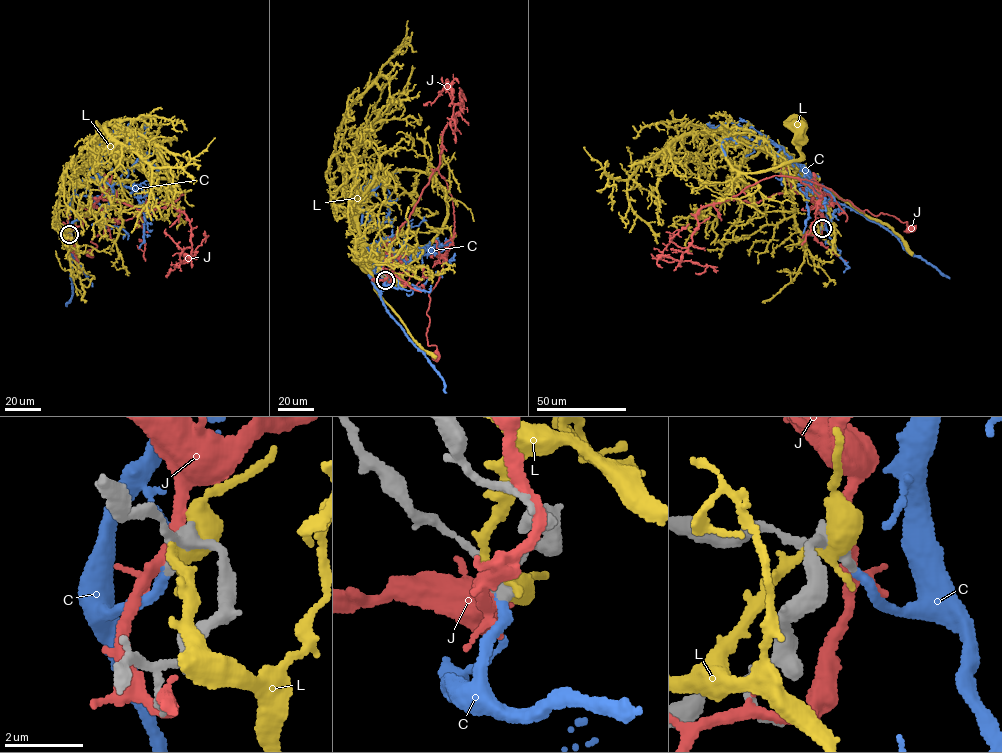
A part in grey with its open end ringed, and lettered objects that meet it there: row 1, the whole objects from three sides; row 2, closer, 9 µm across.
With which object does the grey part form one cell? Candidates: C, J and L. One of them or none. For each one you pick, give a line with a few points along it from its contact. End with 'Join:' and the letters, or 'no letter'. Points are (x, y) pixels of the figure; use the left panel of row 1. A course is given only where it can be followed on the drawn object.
C: it runs (69, 234), (78, 218), (69, 201), (75, 185), (91, 170), (95, 148), (117, 132), (150, 147), (163, 162)
Join: C

